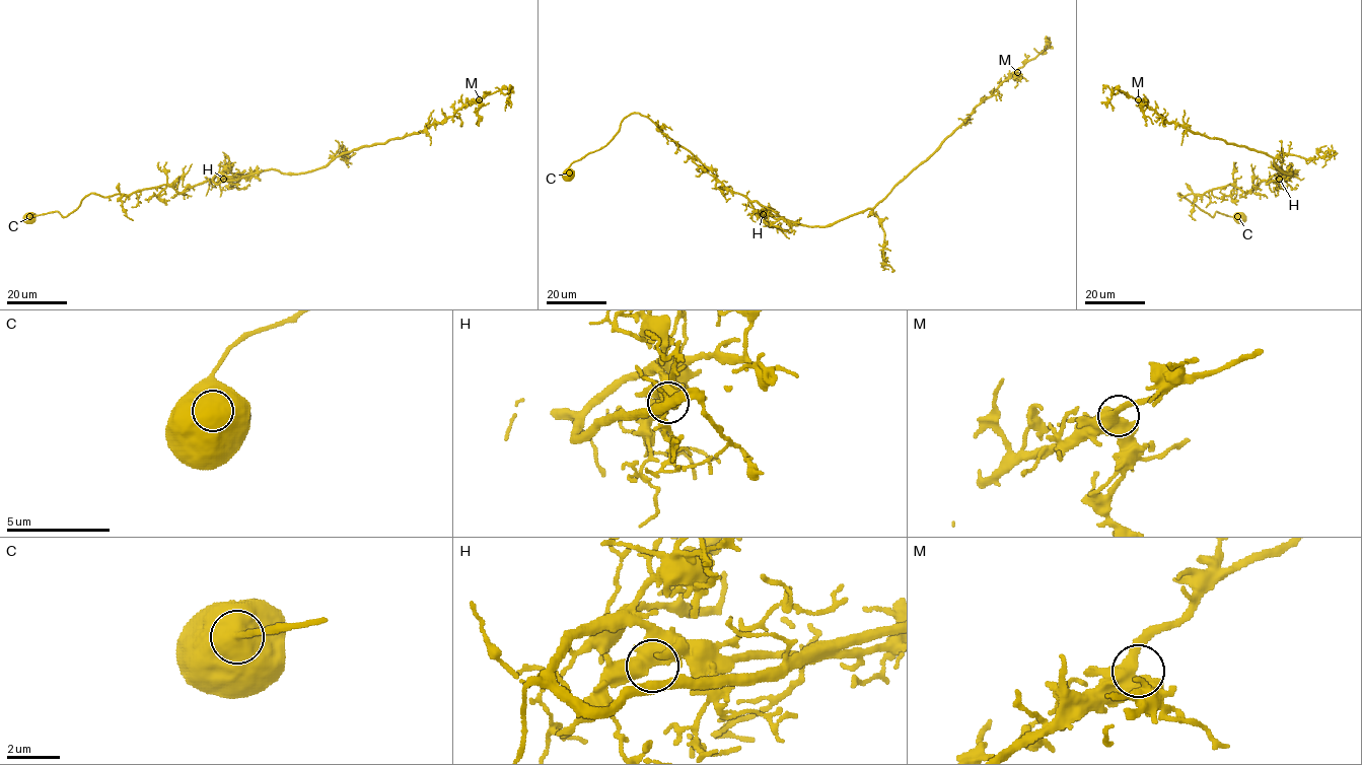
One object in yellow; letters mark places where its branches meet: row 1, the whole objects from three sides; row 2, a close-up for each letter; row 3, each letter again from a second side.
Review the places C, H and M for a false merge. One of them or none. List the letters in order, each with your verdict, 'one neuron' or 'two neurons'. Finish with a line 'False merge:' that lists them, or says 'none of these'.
C: one neuron
H: one neuron
M: one neuron
False merge: none of these

